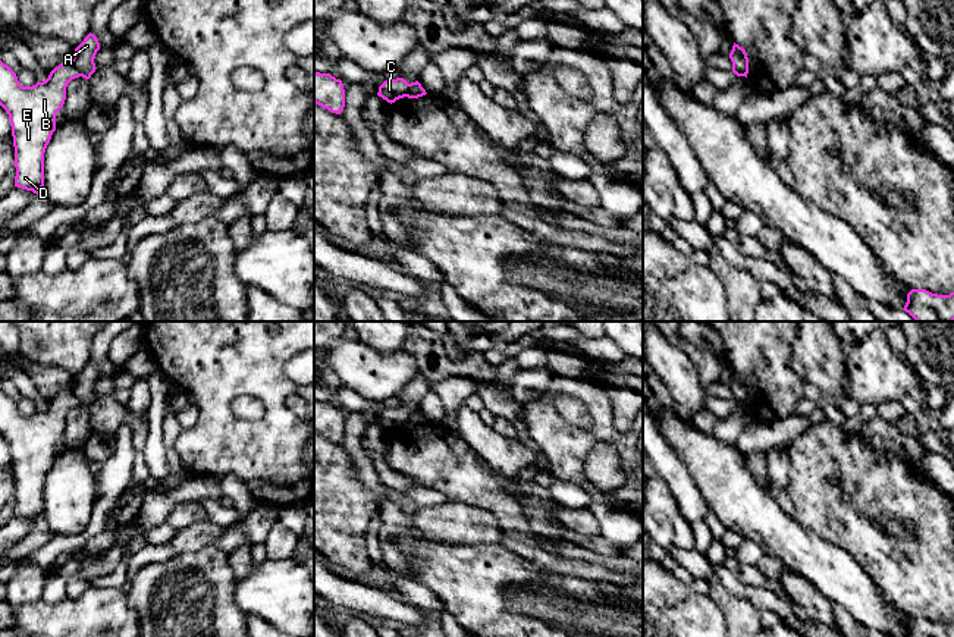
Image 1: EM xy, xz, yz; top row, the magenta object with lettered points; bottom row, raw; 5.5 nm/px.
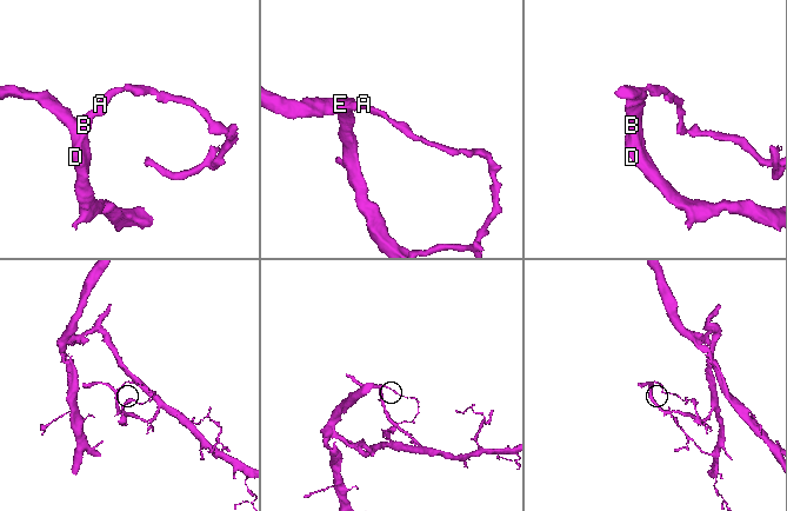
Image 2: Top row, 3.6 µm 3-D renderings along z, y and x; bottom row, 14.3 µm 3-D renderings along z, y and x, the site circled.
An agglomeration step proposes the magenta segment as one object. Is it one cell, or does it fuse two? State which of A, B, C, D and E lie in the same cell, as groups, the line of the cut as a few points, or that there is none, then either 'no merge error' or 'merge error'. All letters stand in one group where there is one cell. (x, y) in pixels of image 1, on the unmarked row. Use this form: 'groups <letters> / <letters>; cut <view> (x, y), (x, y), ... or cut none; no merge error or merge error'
groups A / B C D E; cut xy (71, 389), (81, 404); merge error

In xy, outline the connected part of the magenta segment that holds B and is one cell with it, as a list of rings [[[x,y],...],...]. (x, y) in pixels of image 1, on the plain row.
[[[0,389],[0,434],[12,454],[15,515],[43,525],[44,481],[56,459],[56,445],[66,429],[68,412],[79,407],[72,389],[54,396],[48,407],[22,415],[16,402]]]

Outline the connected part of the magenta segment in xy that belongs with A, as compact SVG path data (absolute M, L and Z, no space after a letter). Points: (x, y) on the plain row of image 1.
M88 363L84 370L75 377L72 386L73 395L79 399L79 404L85 408L90 408L95 401L95 383L100 379L100 371L94 363Z

